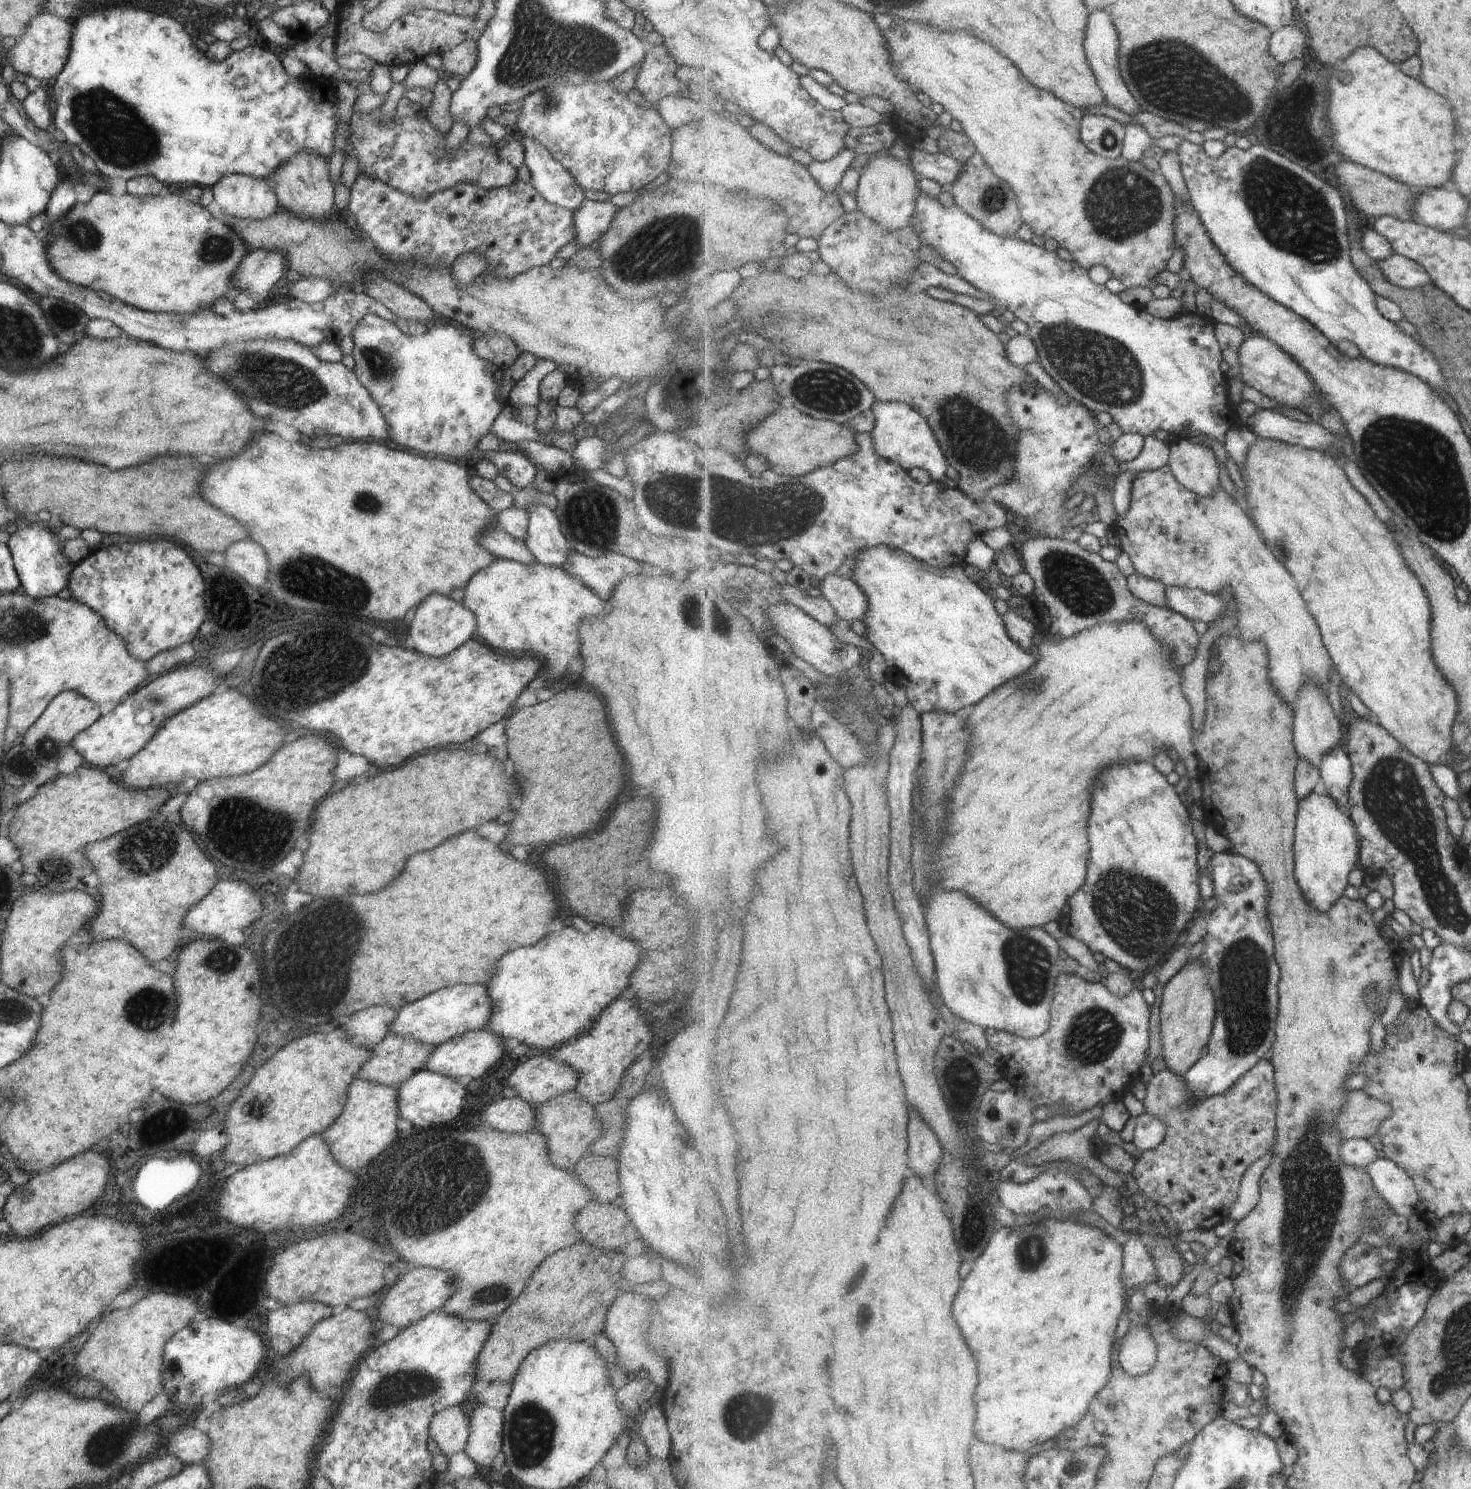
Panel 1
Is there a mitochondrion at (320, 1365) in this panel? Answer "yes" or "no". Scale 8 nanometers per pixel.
no

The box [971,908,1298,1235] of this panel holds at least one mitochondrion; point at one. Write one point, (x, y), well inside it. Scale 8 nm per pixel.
(1245, 1010)

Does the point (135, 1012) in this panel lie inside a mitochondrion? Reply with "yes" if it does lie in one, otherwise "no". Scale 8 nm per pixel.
yes

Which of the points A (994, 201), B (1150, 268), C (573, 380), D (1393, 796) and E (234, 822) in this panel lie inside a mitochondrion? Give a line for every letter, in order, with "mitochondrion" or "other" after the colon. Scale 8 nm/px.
A: mitochondrion
B: other
C: other
D: mitochondrion
E: mitochondrion

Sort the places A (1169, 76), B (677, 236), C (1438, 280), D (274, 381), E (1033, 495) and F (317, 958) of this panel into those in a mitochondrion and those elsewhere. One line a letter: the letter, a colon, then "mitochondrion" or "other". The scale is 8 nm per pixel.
A: mitochondrion
B: mitochondrion
C: other
D: mitochondrion
E: mitochondrion
F: mitochondrion

